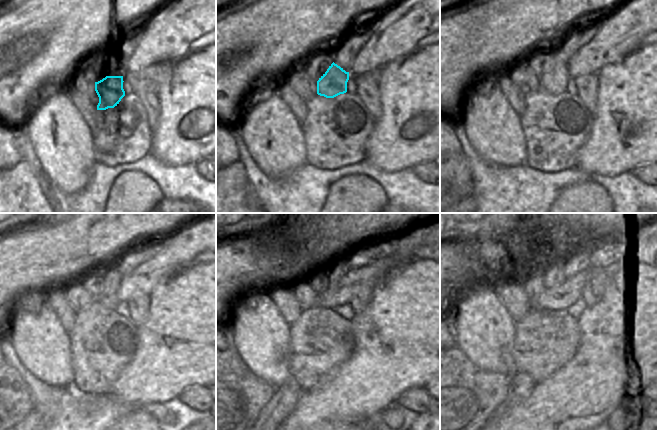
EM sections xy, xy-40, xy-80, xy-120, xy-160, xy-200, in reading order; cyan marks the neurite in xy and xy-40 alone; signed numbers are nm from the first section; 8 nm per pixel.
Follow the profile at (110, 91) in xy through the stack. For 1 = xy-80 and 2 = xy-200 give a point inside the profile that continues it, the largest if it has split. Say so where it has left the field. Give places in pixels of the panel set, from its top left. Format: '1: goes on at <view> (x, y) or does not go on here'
1: goes on at xy-80 (555, 81)
2: goes on at xy-200 (578, 261)

